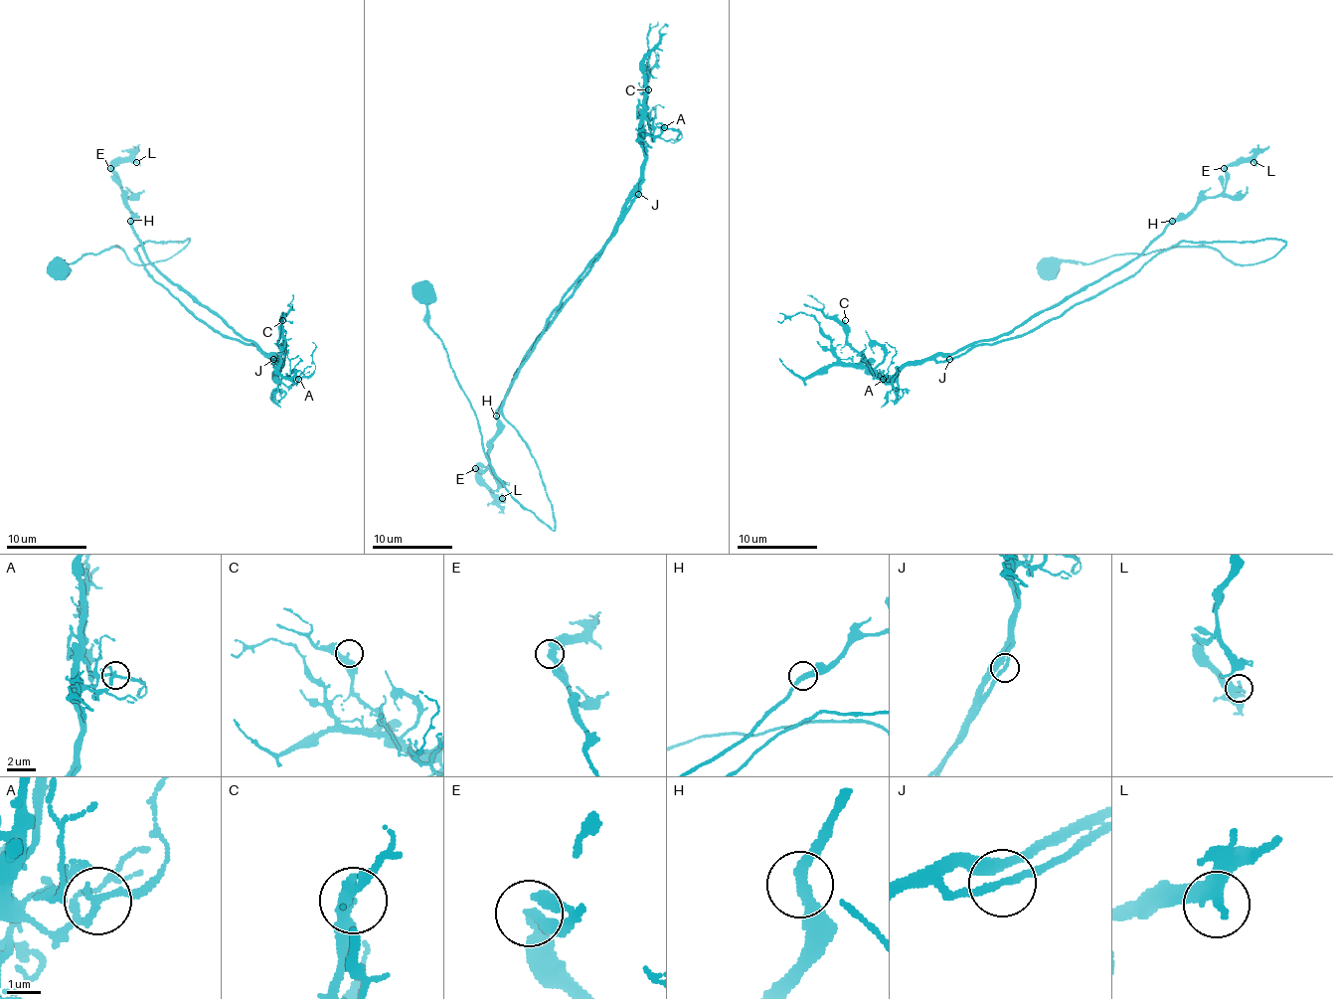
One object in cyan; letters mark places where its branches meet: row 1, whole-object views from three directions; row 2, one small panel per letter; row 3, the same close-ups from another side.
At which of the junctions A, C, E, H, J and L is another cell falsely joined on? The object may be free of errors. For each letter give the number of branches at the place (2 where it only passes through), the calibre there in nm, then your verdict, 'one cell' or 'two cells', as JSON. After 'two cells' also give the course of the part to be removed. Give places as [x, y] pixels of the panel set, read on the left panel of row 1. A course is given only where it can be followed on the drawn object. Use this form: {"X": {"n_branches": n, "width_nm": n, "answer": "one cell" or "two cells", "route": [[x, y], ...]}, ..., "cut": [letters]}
{"A": {"n_branches": 2, "width_nm": 240, "answer": "one cell"}, "C": {"n_branches": 2, "width_nm": 340, "answer": "one cell"}, "E": {"n_branches": 2, "width_nm": 280, "answer": "one cell"}, "H": {"n_branches": 2, "width_nm": 320, "answer": "one cell"}, "J": {"n_branches": 2, "width_nm": 220, "answer": "one cell"}, "L": {"n_branches": 2, "width_nm": 320, "answer": "one cell"}, "cut": []}

